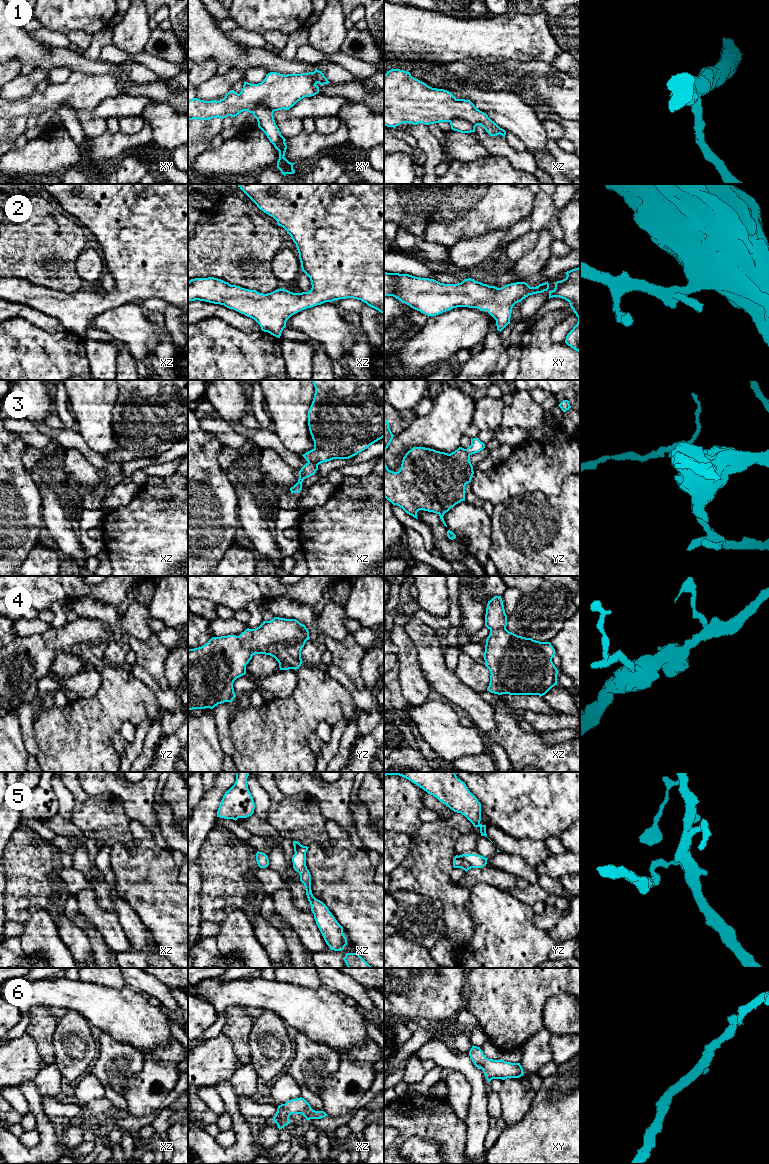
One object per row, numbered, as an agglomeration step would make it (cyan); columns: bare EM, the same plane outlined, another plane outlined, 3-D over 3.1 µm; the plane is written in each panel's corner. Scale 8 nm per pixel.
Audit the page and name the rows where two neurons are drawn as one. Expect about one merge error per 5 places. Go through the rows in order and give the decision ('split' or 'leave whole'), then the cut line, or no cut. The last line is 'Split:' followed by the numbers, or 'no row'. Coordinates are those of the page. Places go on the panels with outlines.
1: split; cut in xz along (449, 121), (455, 118), (465, 119), (474, 131)
2: leave whole; no cut
3: split; cut in xz along (308, 462), (313, 462), (317, 465)
4: leave whole; no cut
5: split; cut in yz along (458, 856), (466, 860), (472, 867)
6: leave whole; no cut
Split: 1, 3, 5

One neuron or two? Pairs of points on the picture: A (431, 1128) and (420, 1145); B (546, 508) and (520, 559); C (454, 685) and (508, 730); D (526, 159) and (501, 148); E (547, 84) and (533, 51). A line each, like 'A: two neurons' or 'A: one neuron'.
A: two neurons
B: one neuron
C: two neurons
D: one neuron
E: two neurons

